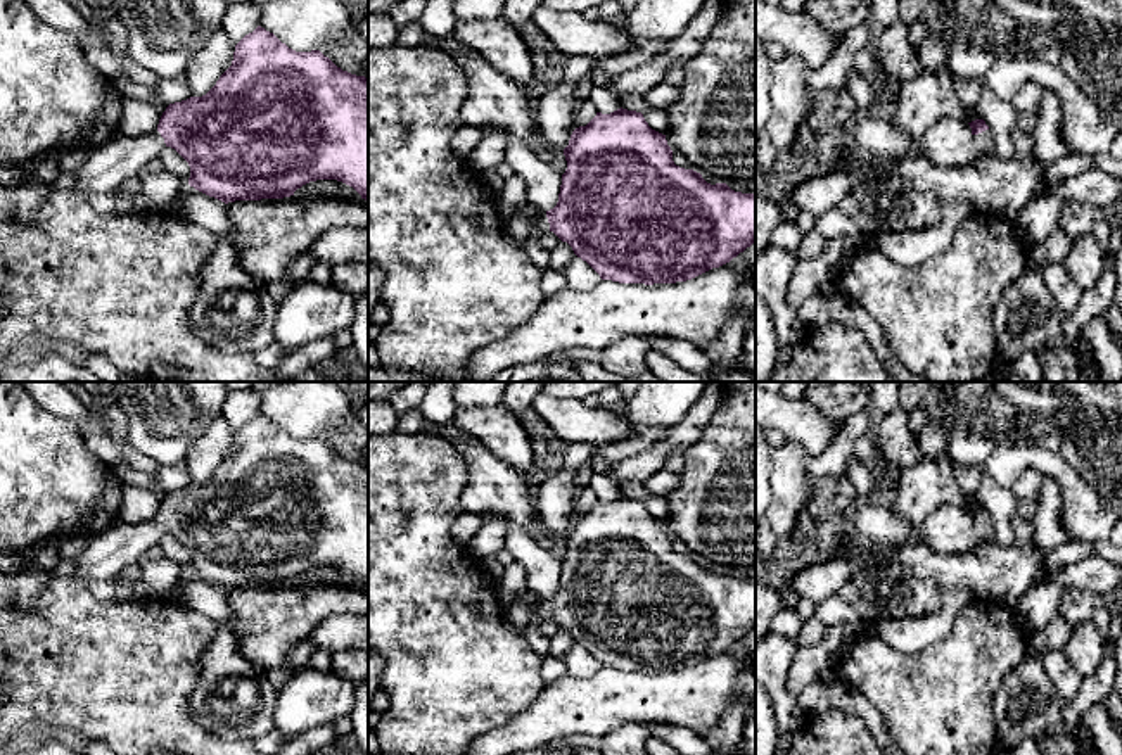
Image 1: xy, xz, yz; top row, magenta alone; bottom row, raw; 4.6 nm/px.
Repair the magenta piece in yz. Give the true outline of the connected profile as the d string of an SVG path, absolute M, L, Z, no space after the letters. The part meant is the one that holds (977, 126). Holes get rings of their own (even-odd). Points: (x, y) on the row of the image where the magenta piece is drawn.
M975 119L968 123L972 128L972 145L982 157L992 157L994 155L994 142L992 142L992 131L985 124L984 119Z

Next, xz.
M622 107L610 114L596 112L586 126L579 126L572 131L569 145L564 149L564 155L567 161L567 169L562 174L558 202L546 213L536 211L532 235L538 237L545 232L553 232L562 242L567 242L574 254L586 261L602 280L645 285L686 282L712 268L730 263L755 242L755 194L735 192L726 183L711 185L700 173L676 166L666 135L652 130L641 112Z

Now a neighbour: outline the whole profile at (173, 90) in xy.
M119 74L112 83L121 92L123 98L135 98L149 104L159 100L169 105L192 97L185 74L173 79L159 79L154 88L135 81L130 74Z

